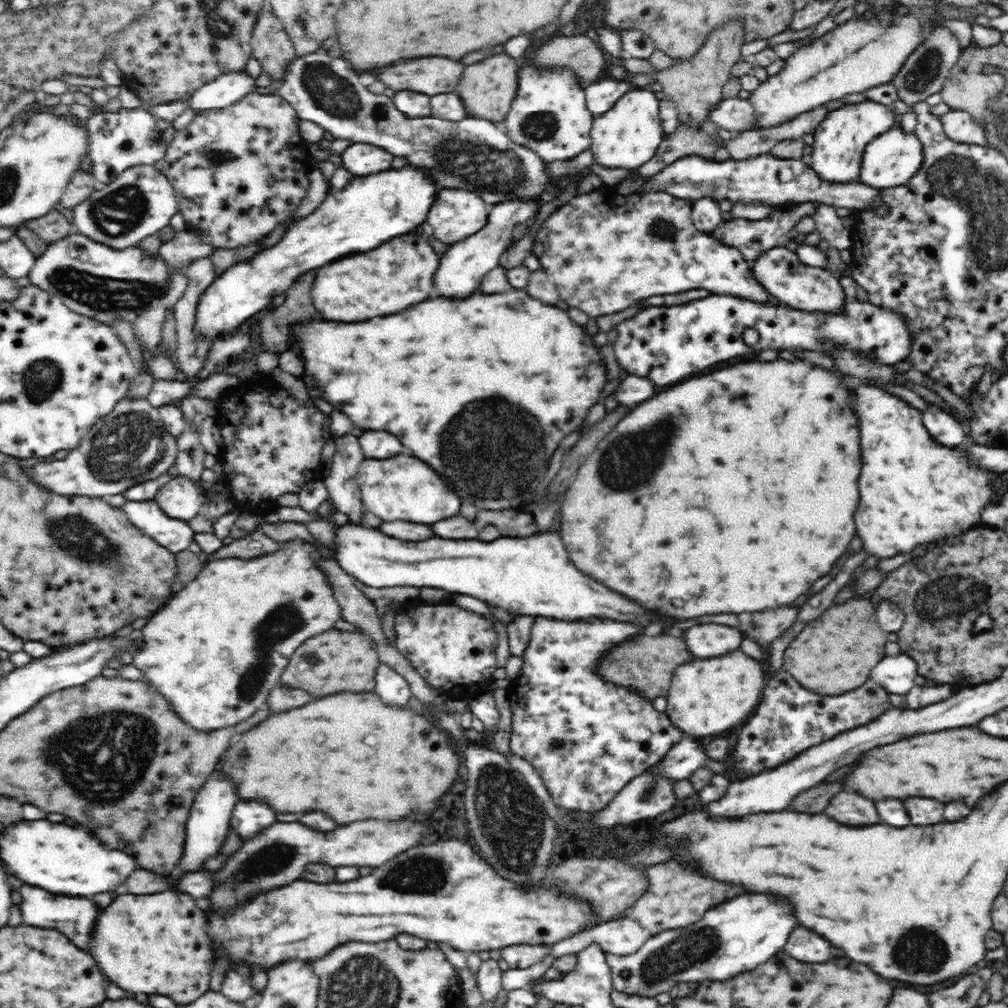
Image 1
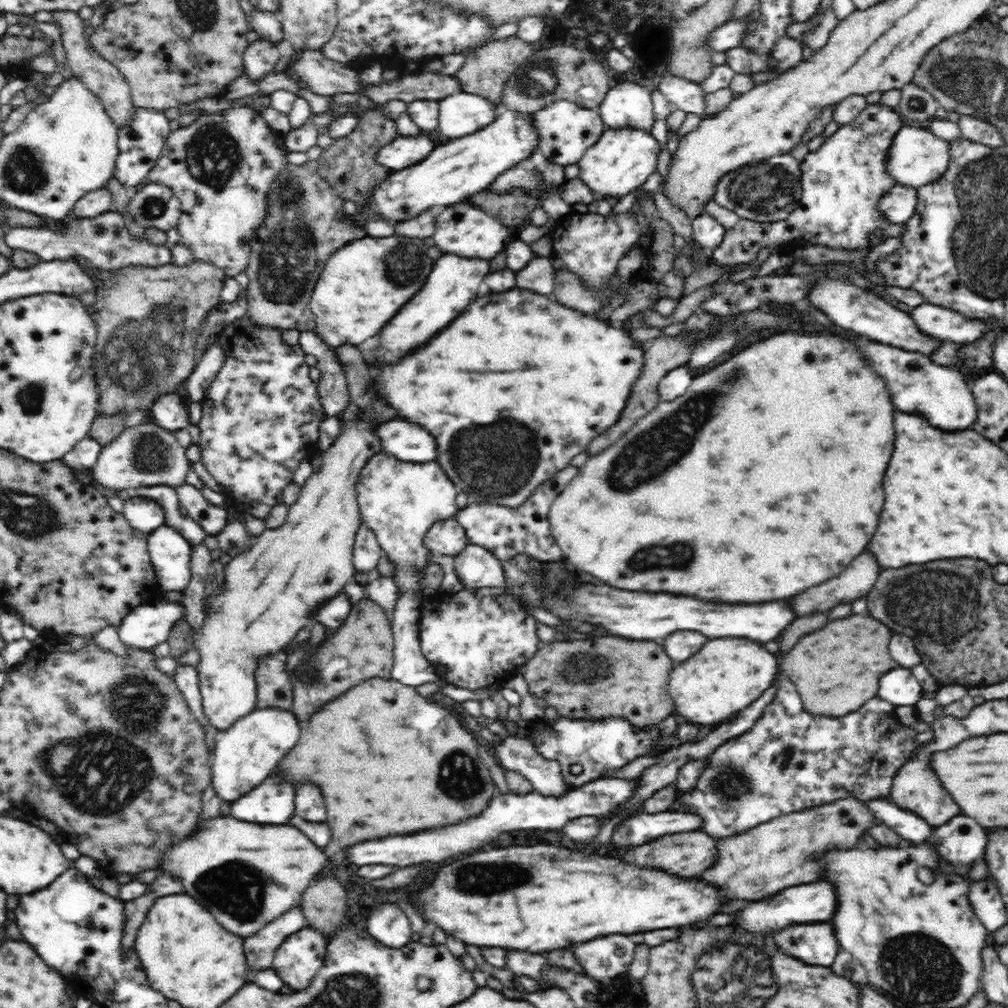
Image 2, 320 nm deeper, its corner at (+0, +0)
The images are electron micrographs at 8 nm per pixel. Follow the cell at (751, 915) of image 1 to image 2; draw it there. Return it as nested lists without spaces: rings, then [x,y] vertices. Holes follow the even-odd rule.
[[[828,882],[802,884],[802,886],[792,886],[788,890],[782,890],[772,898],[750,902],[748,908],[738,912],[740,922],[734,928],[741,928],[752,934],[758,934],[758,932],[772,934],[774,930],[780,930],[796,922],[828,922],[828,918],[832,916],[832,910],[836,910],[836,898],[832,898],[832,886],[828,886]]]

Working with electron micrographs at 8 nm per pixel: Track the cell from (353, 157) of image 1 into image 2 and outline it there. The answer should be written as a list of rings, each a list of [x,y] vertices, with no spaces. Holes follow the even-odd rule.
[[[427,132],[415,136],[399,136],[381,148],[380,154],[376,156],[377,165],[393,171],[404,170],[404,167],[414,166],[428,158],[440,142],[438,136]]]

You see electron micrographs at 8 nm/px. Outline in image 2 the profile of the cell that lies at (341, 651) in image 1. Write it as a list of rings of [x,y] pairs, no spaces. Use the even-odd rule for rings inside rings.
[[[360,599],[352,606],[348,618],[338,627],[324,646],[318,646],[314,652],[304,646],[292,646],[284,654],[284,662],[292,683],[291,711],[300,718],[310,718],[320,706],[328,704],[332,698],[344,694],[352,686],[372,678],[392,679],[394,634],[392,622],[376,602]]]

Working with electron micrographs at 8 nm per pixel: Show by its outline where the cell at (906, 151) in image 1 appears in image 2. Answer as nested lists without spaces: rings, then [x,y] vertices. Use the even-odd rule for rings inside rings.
[[[904,124],[894,136],[892,147],[889,148],[886,170],[897,185],[916,188],[932,185],[948,170],[949,143],[932,134],[928,128],[908,126]]]

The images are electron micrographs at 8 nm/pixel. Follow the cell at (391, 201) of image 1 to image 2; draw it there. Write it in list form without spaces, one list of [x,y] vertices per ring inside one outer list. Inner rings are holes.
[[[501,108],[496,121],[489,126],[470,136],[452,139],[450,144],[442,140],[428,158],[414,166],[404,167],[404,170],[393,171],[374,190],[370,208],[366,212],[362,210],[352,222],[364,224],[364,218],[376,218],[376,214],[378,220],[408,220],[420,212],[430,212],[434,206],[443,209],[444,206],[462,202],[468,196],[492,186],[498,175],[515,167],[518,162],[524,162],[524,158],[530,160],[539,146],[540,138],[528,114]]]

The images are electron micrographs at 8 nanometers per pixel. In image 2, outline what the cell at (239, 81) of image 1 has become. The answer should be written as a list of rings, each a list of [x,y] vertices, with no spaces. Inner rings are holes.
[[[265,38],[252,41],[243,54],[243,71],[252,80],[264,78],[268,72],[272,72],[275,64],[282,58],[278,44]]]

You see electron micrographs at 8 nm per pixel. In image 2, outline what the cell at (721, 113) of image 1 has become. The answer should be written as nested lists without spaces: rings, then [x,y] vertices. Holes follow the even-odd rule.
[[[666,74],[658,84],[658,90],[675,105],[678,110],[704,115],[704,92],[699,83]]]

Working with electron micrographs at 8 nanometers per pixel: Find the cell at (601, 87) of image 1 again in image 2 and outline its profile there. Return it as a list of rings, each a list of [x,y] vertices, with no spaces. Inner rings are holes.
[[[624,82],[611,87],[598,108],[601,121],[610,130],[653,130],[656,121],[651,92],[646,87]]]

